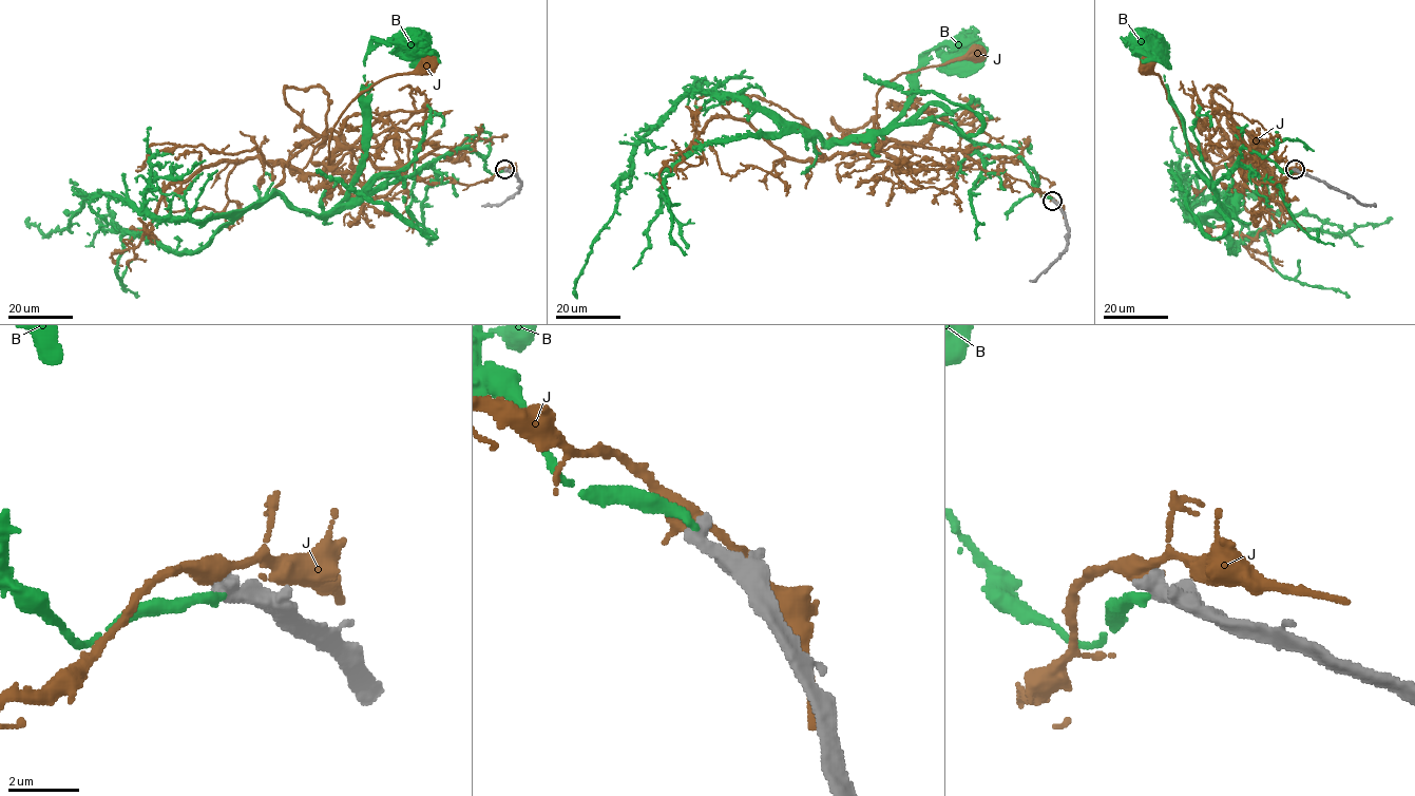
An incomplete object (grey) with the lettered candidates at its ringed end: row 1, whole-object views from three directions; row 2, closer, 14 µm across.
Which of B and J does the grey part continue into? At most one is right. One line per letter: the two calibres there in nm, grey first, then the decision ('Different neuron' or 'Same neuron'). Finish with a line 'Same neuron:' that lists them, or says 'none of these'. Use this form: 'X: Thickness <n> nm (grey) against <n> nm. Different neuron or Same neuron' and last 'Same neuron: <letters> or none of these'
B: Thickness 550 nm (grey) against 280 nm. Different neuron
J: Thickness 550 nm (grey) against 440 nm. Different neuron
Same neuron: none of these

